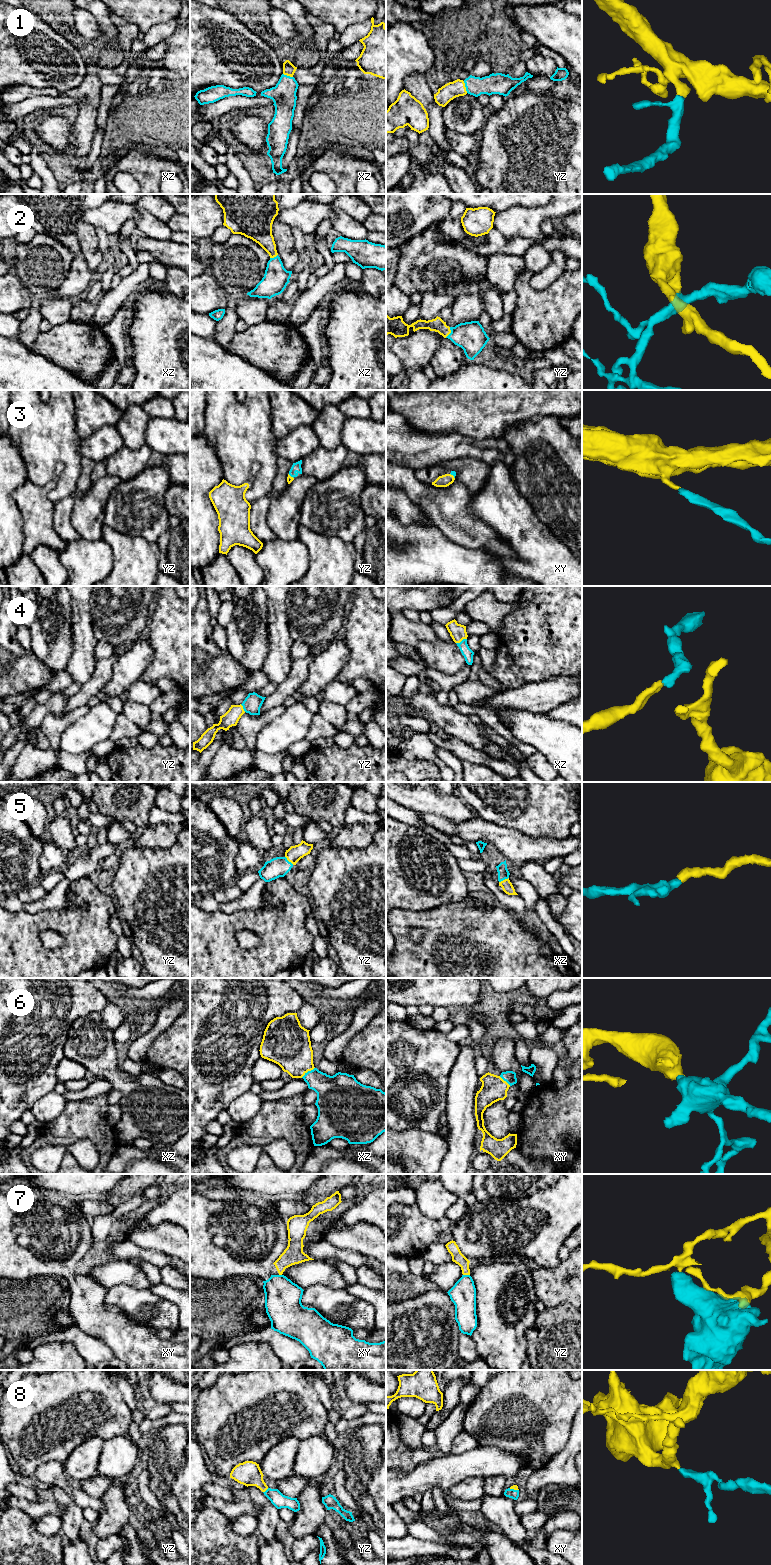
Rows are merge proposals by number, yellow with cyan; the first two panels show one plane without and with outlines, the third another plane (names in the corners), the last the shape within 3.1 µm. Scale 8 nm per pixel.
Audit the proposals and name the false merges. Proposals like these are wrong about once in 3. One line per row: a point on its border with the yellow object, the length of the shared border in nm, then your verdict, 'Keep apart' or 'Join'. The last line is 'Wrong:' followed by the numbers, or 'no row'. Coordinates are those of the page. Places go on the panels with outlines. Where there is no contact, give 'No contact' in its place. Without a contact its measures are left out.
1: Touches yellow at yz (465, 87). Shared border 100 nm. Join
2: Touches yellow at yz (450, 332). Shared border 100 nm. Join
3: Touches yellow at xy (453, 476). Shared border 60 nm. Join
4: Touches yellow at xz (461, 640). Shared border 100 nm. Join
5: Touches yellow at xz (503, 880). Shared border 90 nm. Join
6: Touches yellow at xz (307, 1071). Shared border 140 nm. Join
7: Touches yellow at yz (466, 1274). Shared border 60 nm. Keep apart
8: Touches yellow at yz (265, 1490). Shared border 60 nm. Join
Wrong: 7

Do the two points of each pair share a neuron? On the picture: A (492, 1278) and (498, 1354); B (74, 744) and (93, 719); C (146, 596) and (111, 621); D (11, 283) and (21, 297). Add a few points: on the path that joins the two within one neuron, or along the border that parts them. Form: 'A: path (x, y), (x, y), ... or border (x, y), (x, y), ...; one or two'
A: path (495, 1297), (498, 1335); one
B: path (80, 738), (93, 725); one
C: path (137, 600), (120, 617); one
D: path (11, 286), (18, 294); one

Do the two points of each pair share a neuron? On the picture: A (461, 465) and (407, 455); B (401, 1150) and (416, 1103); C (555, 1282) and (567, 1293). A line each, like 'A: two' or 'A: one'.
A: two
B: two
C: one

